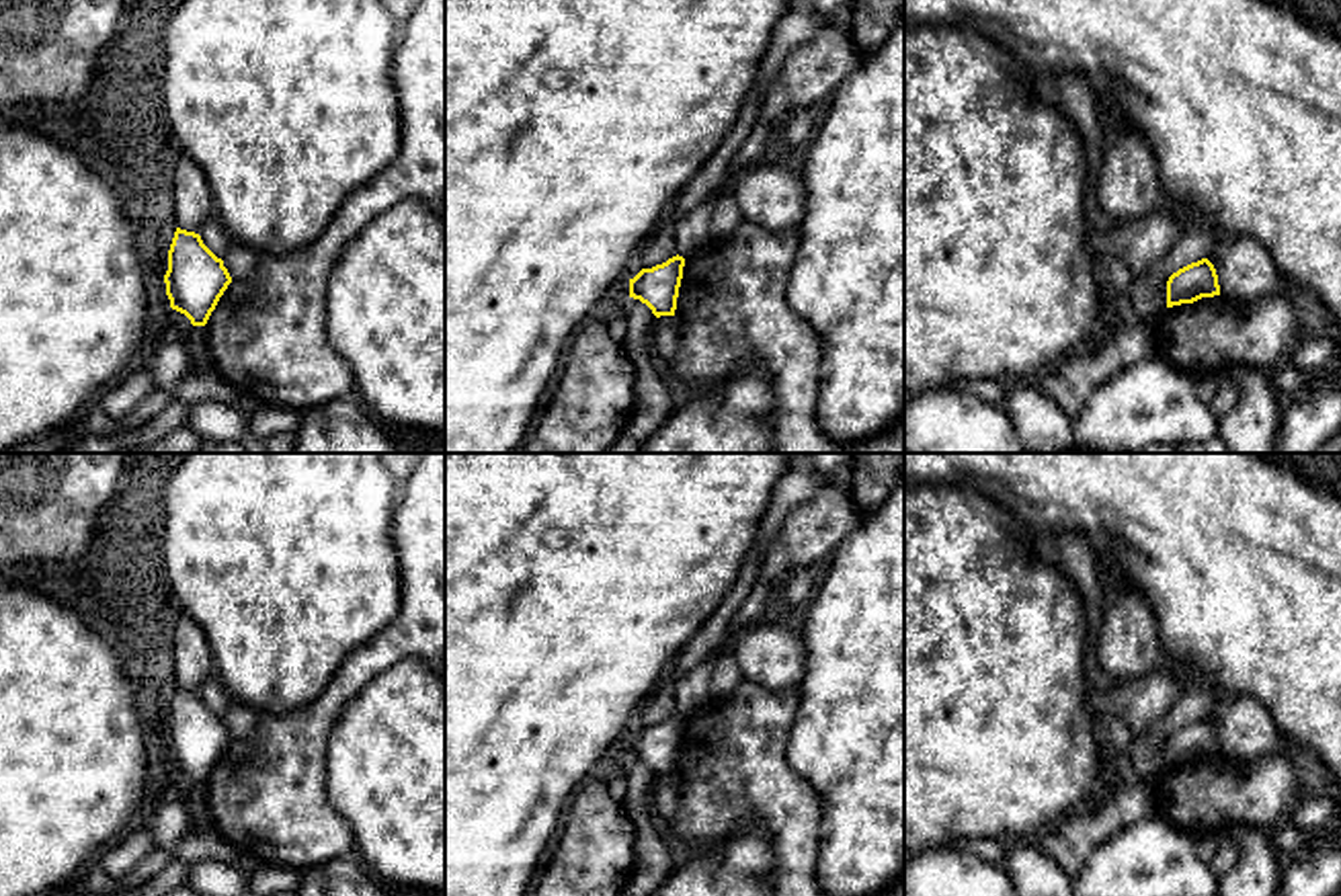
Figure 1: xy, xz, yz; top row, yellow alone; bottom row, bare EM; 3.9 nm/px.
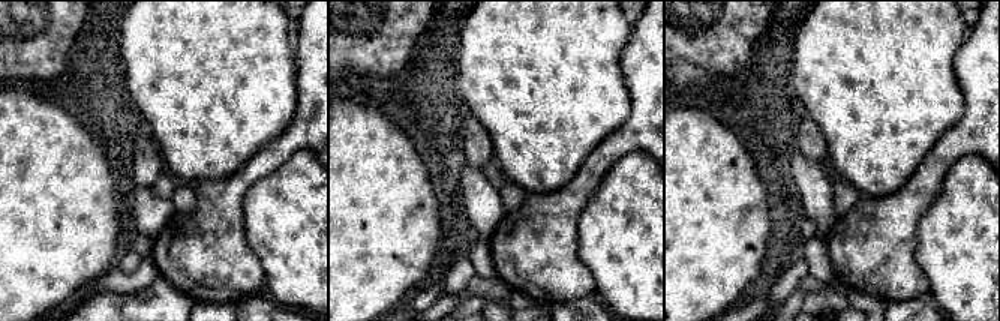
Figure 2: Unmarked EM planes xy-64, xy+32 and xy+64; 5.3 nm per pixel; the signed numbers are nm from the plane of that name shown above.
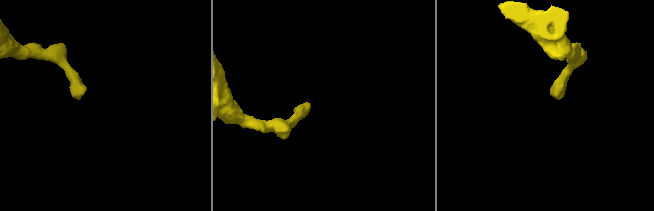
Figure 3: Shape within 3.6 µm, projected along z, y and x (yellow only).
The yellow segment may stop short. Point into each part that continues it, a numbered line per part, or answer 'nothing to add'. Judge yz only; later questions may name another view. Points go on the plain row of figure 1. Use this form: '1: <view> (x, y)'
nothing to add

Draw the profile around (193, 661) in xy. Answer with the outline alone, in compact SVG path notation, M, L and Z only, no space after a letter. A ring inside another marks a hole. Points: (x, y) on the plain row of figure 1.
M182 615L172 642L176 687L199 693L203 681L215 670L209 642L199 623Z

